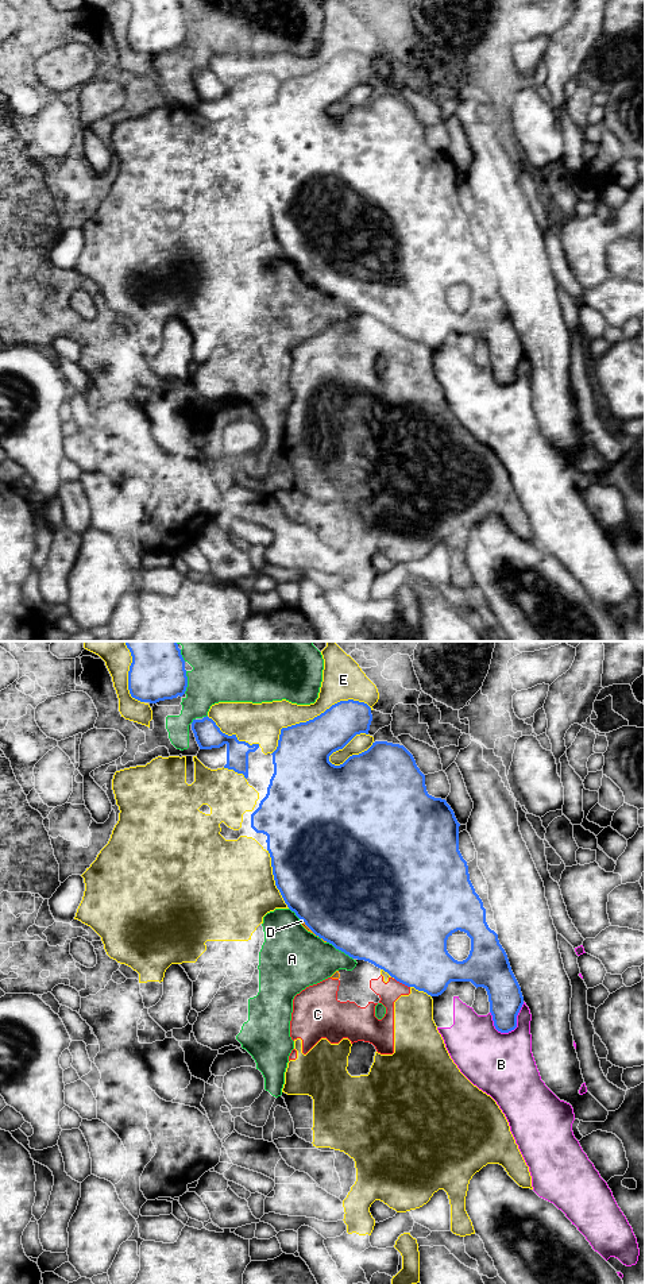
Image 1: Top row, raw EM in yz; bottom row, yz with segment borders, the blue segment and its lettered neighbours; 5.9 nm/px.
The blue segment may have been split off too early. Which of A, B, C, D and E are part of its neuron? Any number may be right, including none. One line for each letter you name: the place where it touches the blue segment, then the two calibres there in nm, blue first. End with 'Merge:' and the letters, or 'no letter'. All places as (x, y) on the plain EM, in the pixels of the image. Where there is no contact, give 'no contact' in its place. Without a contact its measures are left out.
Merge: no letter

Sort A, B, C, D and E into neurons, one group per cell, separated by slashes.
A / B / C D E

